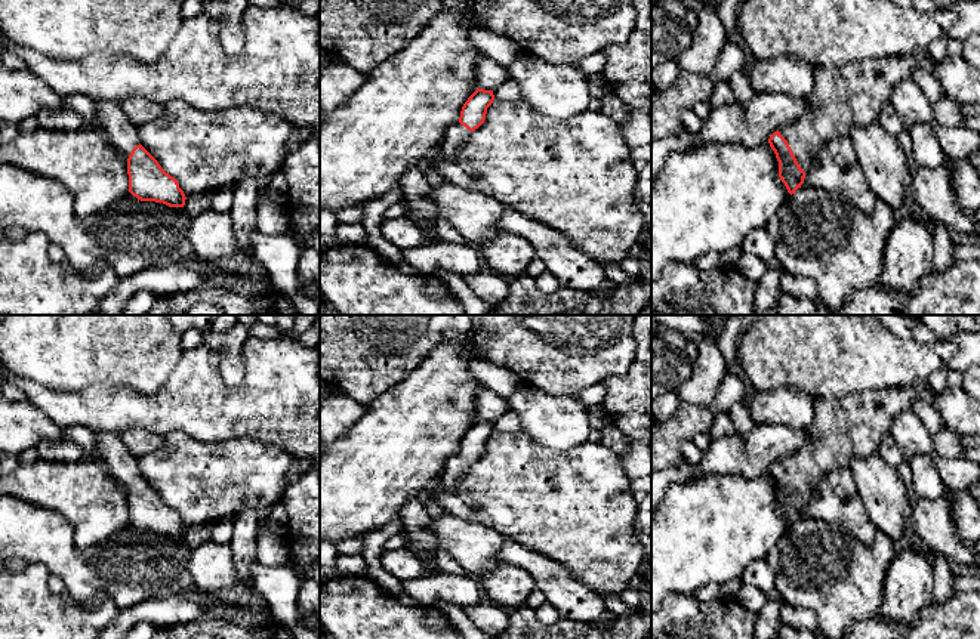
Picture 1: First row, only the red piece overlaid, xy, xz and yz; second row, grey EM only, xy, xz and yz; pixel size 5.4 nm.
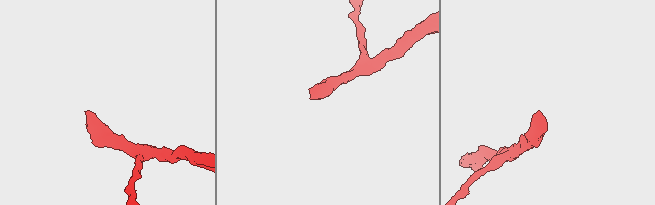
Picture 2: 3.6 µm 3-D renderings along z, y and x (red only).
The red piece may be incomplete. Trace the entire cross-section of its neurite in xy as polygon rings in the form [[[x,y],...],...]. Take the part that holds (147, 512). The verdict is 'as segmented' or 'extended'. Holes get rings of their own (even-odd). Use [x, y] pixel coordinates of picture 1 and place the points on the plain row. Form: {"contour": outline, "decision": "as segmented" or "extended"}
{"contour": [[[95,432],[96,453],[107,463],[108,473],[127,491],[129,524],[141,532],[184,538],[185,525],[175,509],[139,475],[138,459],[127,450],[117,432]]], "decision": "extended"}

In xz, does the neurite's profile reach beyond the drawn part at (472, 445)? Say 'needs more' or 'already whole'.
needs more

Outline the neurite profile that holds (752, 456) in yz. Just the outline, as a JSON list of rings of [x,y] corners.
[[[755,425],[752,432],[742,438],[737,435],[711,439],[709,448],[702,453],[697,466],[684,463],[678,467],[659,469],[651,472],[651,513],[662,500],[663,493],[671,484],[684,482],[697,475],[743,475],[749,479],[768,473],[770,467],[780,457],[795,453],[808,438],[808,429],[795,430],[783,425]]]

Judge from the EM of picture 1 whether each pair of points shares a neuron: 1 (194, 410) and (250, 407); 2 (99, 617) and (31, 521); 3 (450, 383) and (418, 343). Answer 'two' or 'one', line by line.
1: one
2: two
3: two

